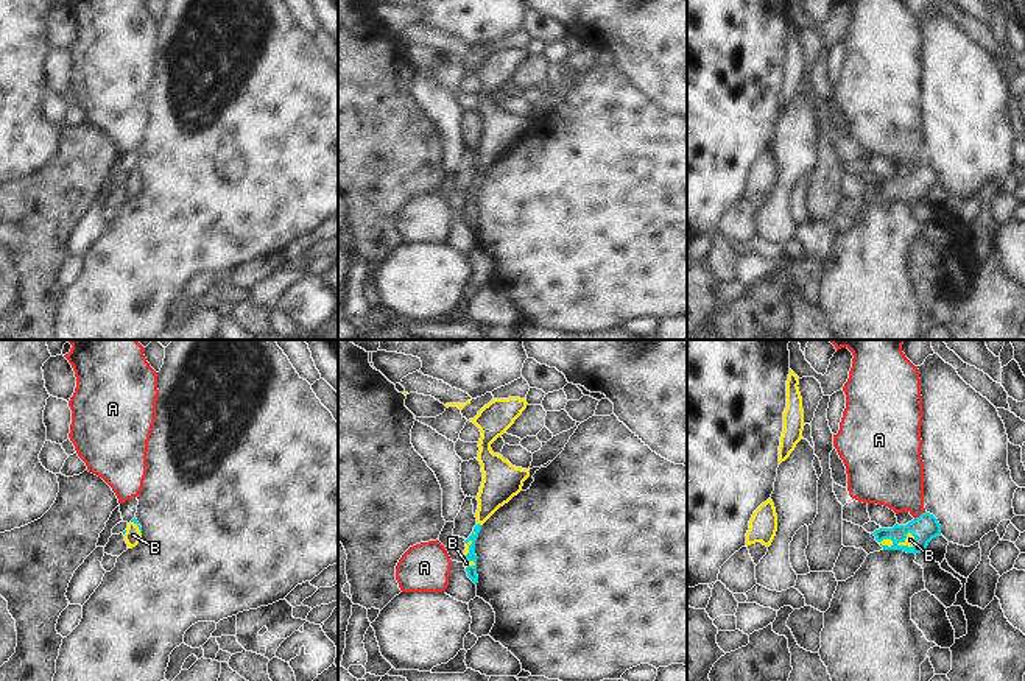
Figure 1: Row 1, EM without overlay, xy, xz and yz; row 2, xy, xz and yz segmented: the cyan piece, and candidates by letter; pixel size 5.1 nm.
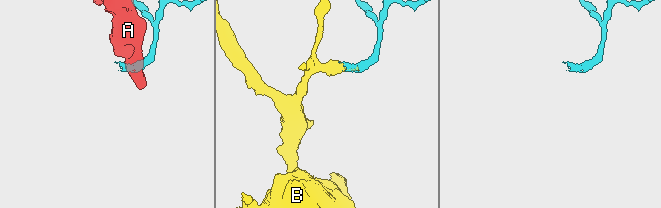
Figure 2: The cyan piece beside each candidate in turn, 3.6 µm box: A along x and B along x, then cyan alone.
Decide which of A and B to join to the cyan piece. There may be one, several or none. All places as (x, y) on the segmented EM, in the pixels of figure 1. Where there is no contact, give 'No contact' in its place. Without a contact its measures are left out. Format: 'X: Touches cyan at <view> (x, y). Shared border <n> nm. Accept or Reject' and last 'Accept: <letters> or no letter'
A: Touches cyan at yz (921, 515). Shared border 80 nm. Reject
B: Touches cyan at yz (905, 538). Shared border 110 nm. Accept
Accept: B.

